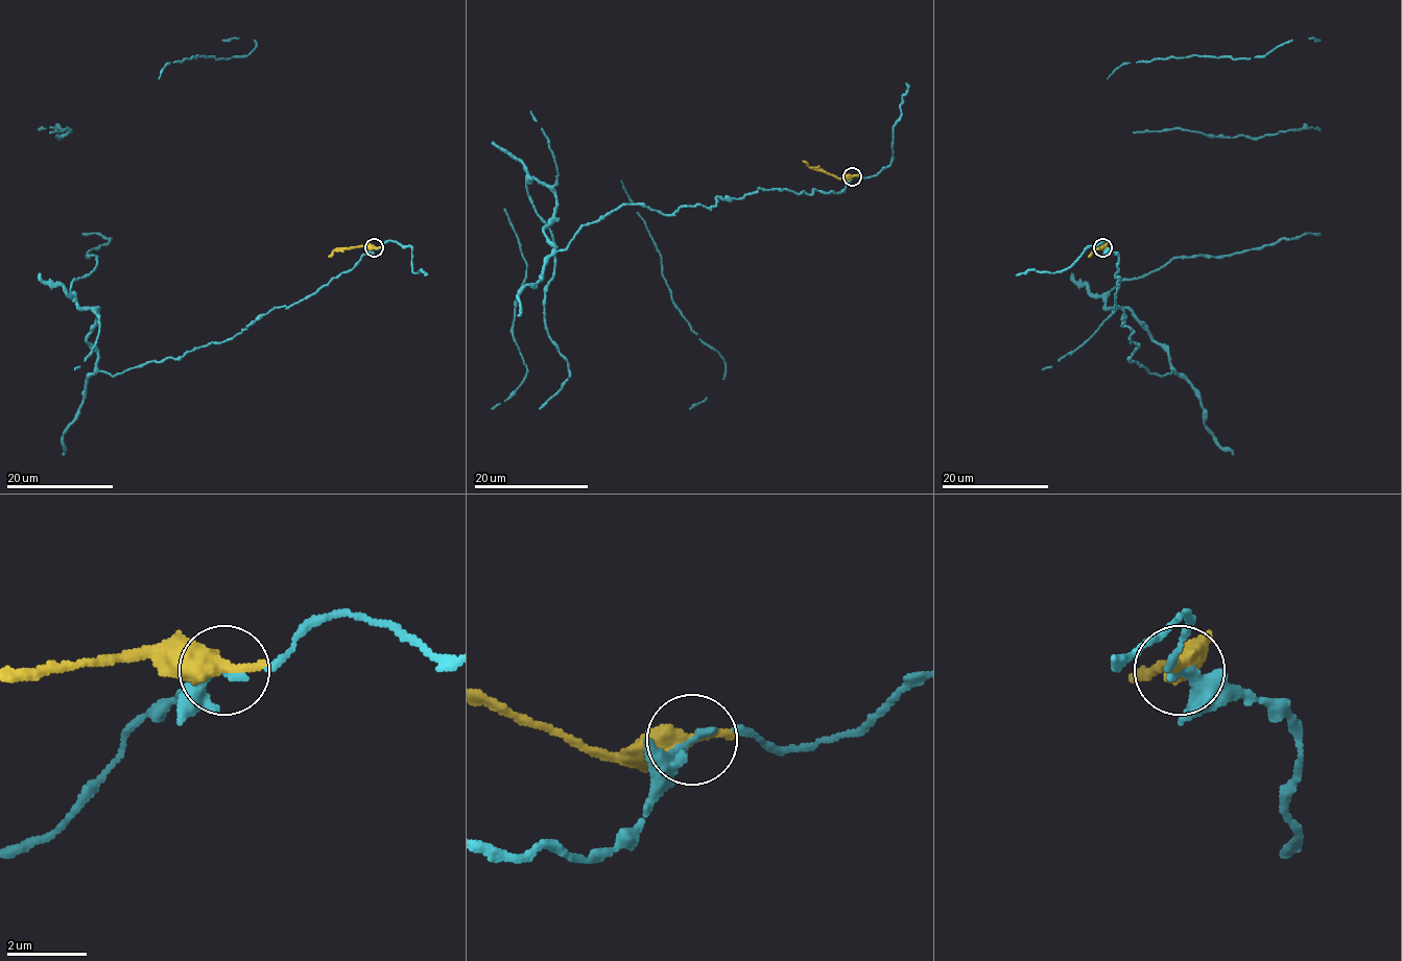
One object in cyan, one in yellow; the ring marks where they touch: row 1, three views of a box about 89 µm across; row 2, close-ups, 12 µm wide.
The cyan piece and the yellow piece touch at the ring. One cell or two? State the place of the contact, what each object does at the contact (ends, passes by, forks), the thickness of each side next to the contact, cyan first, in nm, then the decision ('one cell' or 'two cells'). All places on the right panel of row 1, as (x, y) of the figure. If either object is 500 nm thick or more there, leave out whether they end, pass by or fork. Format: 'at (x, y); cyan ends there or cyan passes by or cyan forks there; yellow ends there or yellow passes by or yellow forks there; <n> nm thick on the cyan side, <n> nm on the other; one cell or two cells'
at (1102, 247); 180 nm thick on the cyan side, 600 nm on the other; two cells

